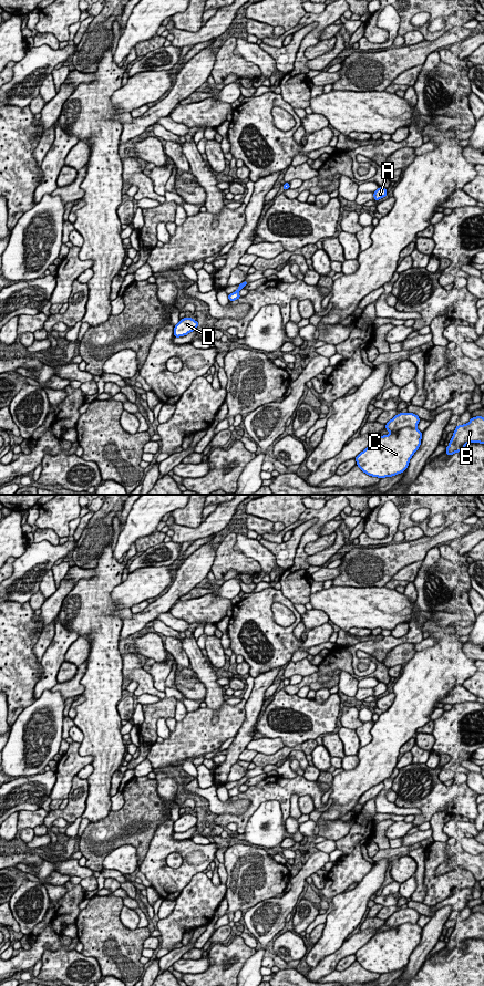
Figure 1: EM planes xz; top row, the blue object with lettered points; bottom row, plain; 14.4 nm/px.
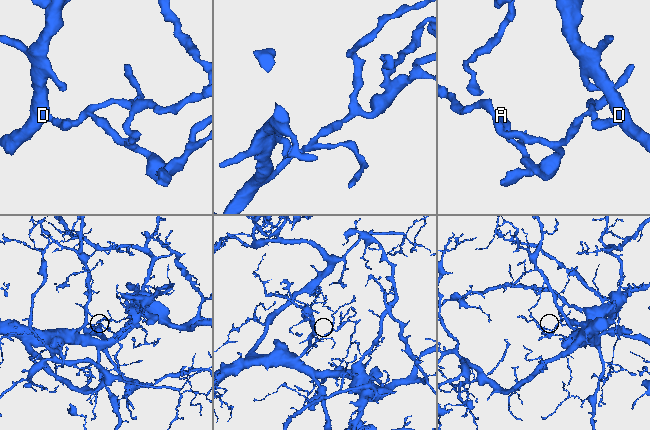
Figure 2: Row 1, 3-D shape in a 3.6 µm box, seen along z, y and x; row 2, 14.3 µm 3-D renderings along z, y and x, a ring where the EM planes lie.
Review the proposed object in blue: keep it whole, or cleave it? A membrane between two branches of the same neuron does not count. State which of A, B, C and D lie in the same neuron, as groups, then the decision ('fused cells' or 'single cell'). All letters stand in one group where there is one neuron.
A B C D; single cell

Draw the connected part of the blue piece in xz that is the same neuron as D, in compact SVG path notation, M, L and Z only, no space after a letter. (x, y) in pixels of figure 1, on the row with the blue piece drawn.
M184 318L174 326L174 336L179 338L187 335L188 333L196 330L197 326L198 321L195 321L192 318Z

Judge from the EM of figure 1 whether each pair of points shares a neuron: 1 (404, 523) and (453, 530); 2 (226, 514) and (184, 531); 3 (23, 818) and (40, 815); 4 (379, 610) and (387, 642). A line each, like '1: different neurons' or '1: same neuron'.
1: different neurons
2: same neuron
3: same neuron
4: different neurons

